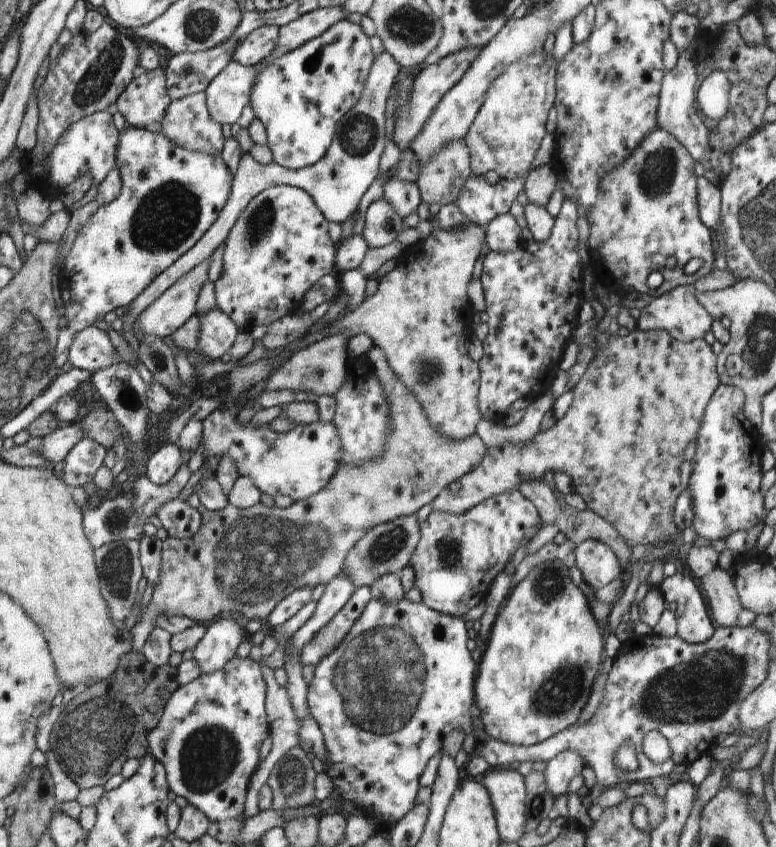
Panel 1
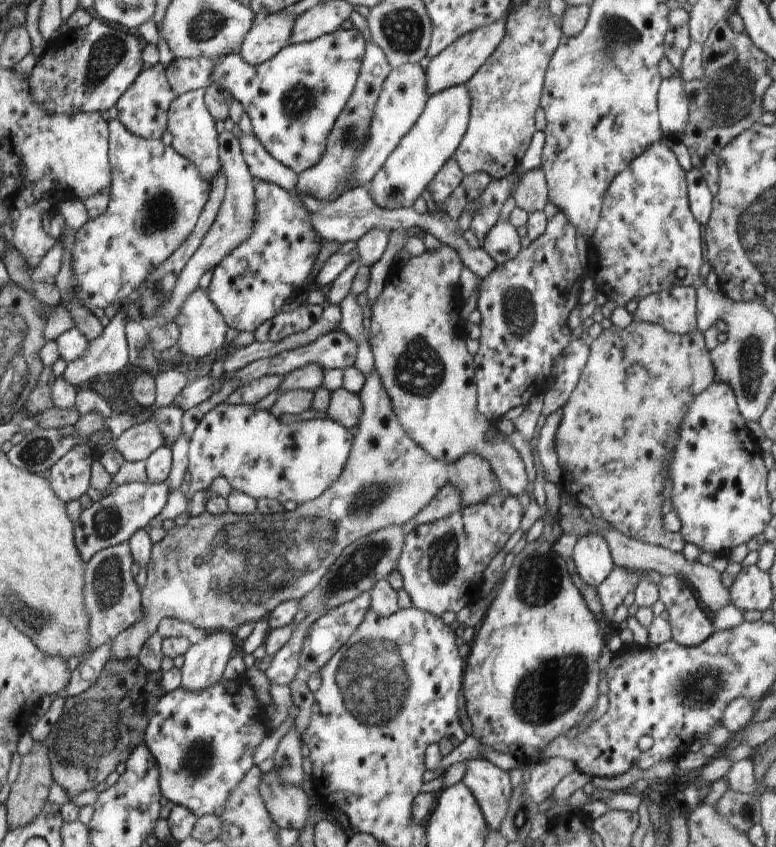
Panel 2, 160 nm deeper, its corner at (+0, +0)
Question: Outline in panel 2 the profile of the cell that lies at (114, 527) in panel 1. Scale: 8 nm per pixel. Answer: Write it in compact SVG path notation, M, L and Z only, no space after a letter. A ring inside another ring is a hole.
M166 482L128 483L110 489L101 500L83 509L74 523L74 542L81 553L81 560L87 563L97 551L127 541L136 530L146 528L160 514L170 493Z

